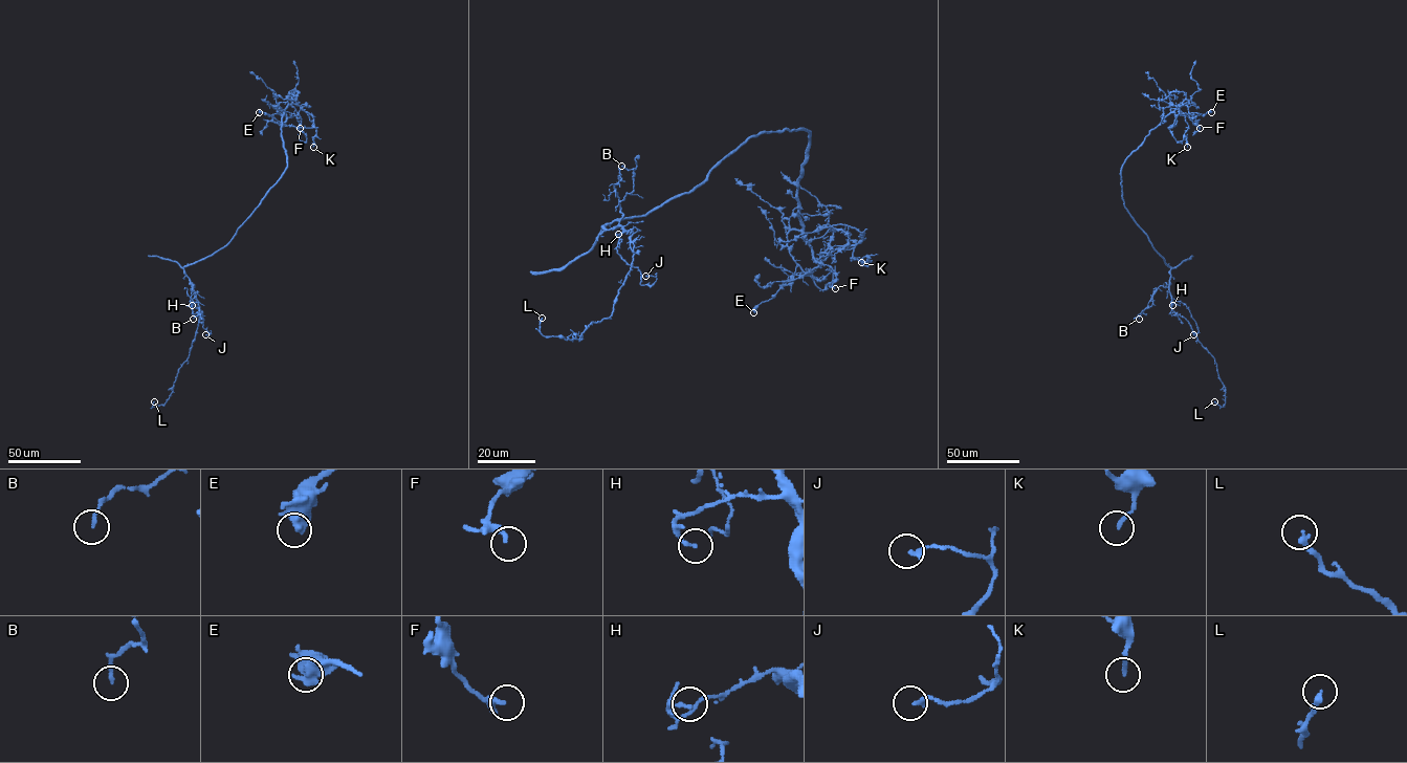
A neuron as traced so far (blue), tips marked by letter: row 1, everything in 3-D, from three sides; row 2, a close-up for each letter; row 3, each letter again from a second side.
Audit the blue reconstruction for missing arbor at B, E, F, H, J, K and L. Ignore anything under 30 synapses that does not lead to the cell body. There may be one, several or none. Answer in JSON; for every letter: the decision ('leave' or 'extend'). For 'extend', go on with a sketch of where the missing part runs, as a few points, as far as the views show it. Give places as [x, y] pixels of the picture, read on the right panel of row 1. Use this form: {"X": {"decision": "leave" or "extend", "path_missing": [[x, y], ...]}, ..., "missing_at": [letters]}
{"B": {"decision": "leave"}, "E": {"decision": "leave"}, "F": {"decision": "leave"}, "H": {"decision": "leave"}, "J": {"decision": "leave"}, "K": {"decision": "leave"}, "L": {"decision": "leave"}, "missing_at": []}

